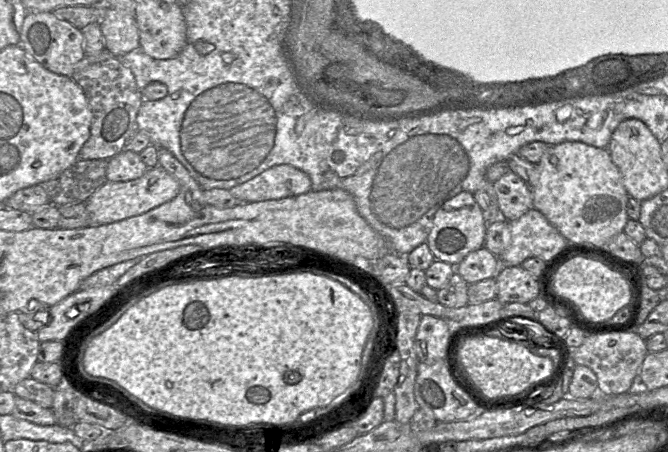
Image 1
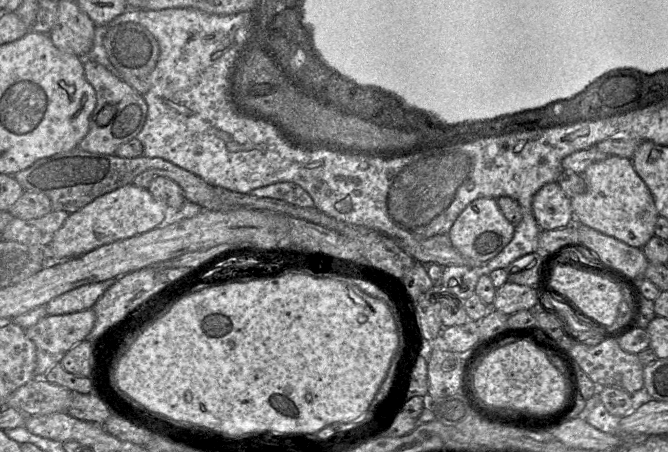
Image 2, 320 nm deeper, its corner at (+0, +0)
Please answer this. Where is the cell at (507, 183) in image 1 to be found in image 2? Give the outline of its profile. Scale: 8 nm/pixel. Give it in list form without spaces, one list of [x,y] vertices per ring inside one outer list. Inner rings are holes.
[[[557,182],[540,188],[533,197],[532,210],[541,230],[554,230],[570,225],[574,218],[571,199]]]

